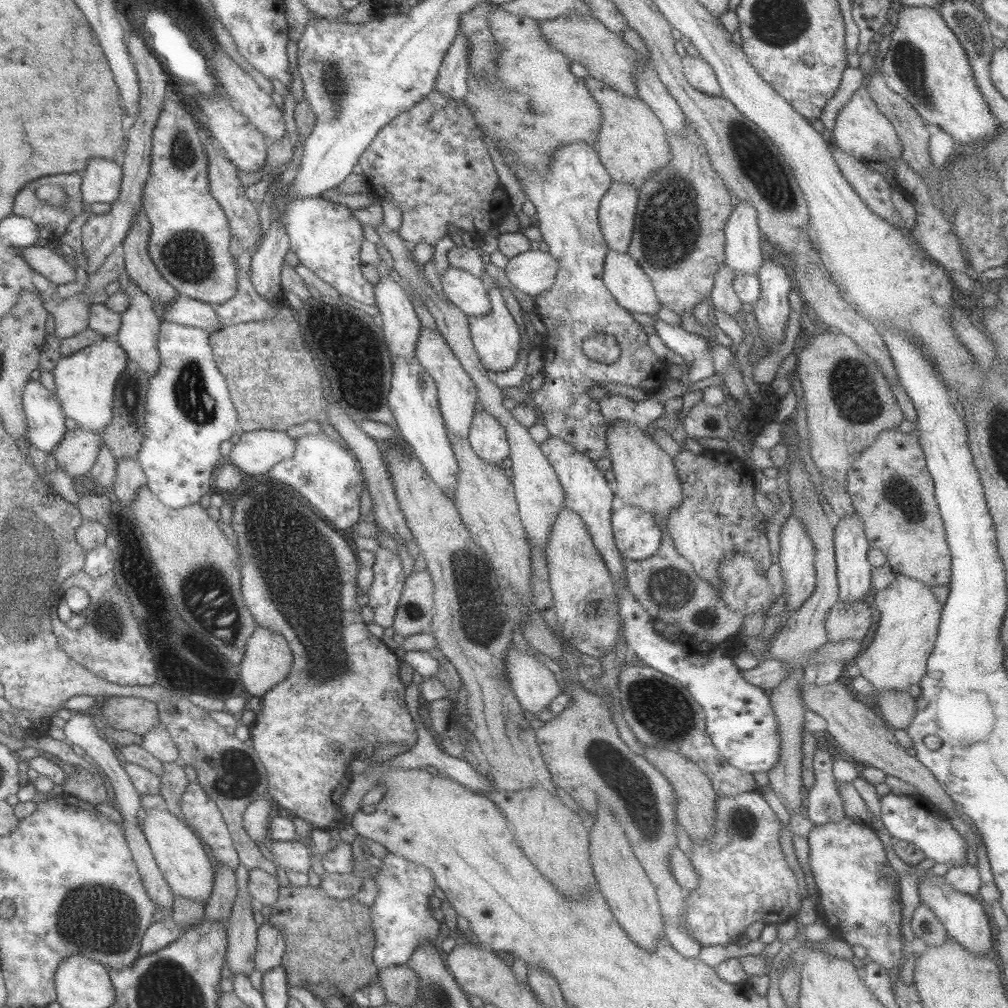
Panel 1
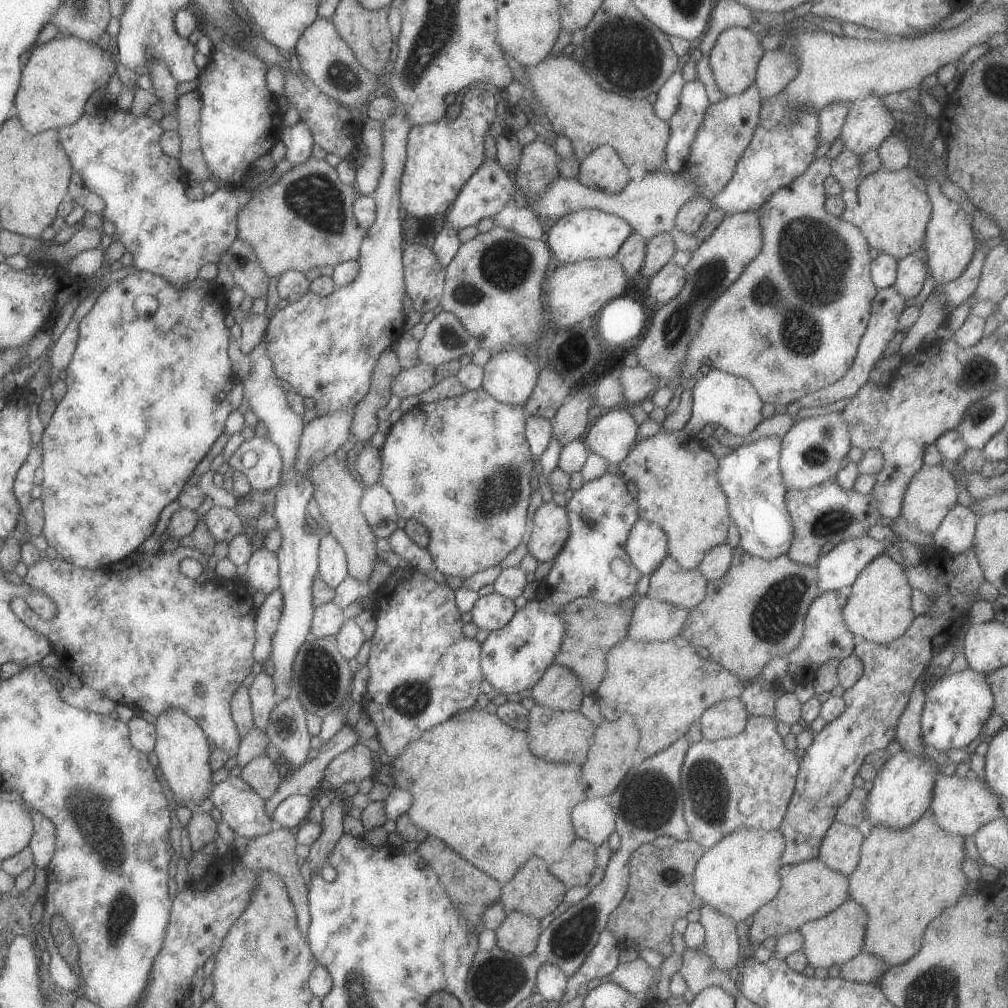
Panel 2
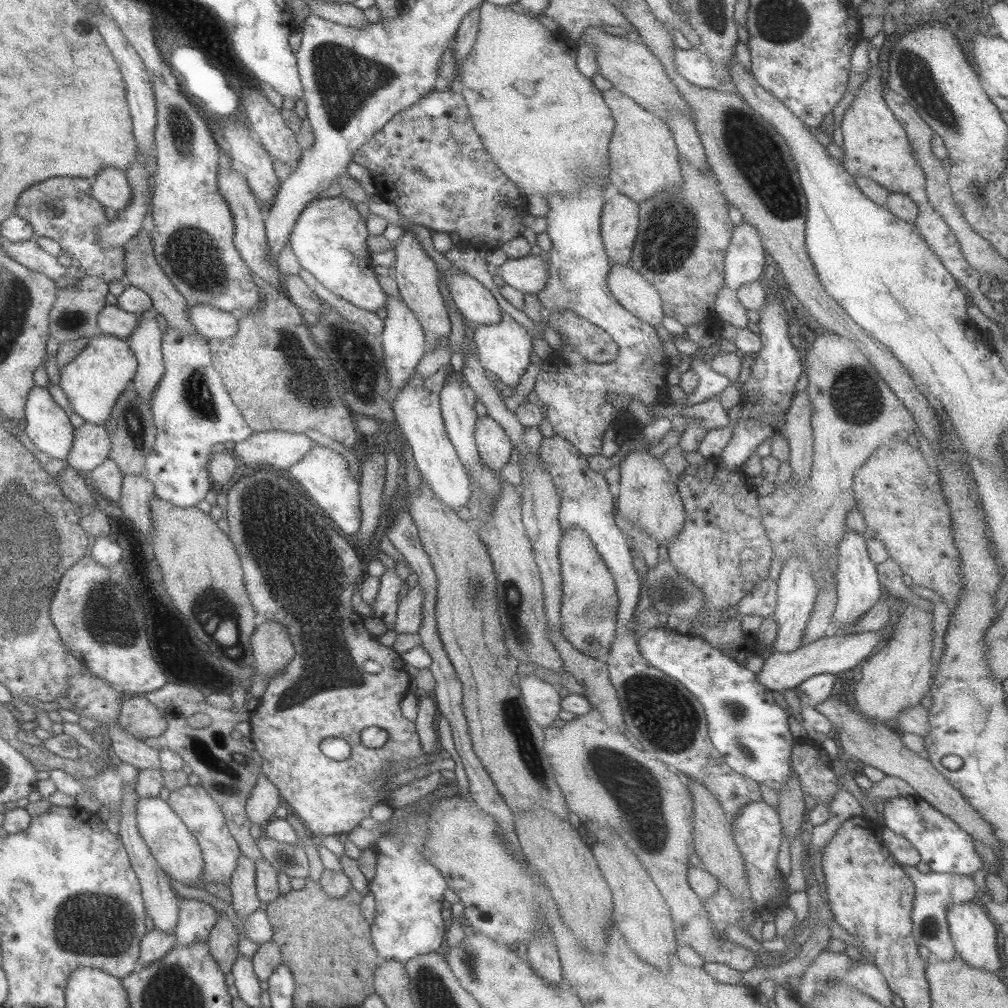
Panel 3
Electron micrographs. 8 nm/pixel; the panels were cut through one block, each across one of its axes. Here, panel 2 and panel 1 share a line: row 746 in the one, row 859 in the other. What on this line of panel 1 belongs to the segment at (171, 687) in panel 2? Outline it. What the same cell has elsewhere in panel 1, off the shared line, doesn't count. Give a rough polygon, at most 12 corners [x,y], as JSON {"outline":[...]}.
{"outline":[[198,782],[180,798],[190,828],[214,858],[240,864],[217,804]]}

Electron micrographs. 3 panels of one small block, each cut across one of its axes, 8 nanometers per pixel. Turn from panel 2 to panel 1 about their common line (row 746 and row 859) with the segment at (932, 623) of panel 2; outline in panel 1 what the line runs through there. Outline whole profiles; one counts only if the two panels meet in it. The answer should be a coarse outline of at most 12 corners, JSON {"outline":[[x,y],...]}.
{"outline":[[814,824],[824,923],[889,972],[903,957],[900,887],[872,827]]}

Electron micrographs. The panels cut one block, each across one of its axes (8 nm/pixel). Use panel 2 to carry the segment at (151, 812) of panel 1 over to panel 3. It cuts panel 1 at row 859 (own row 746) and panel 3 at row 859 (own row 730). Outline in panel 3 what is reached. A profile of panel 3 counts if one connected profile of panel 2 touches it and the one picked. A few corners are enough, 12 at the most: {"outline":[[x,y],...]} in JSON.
{"outline":[[161,796],[139,799],[137,825],[162,870],[196,887],[201,846]]}

